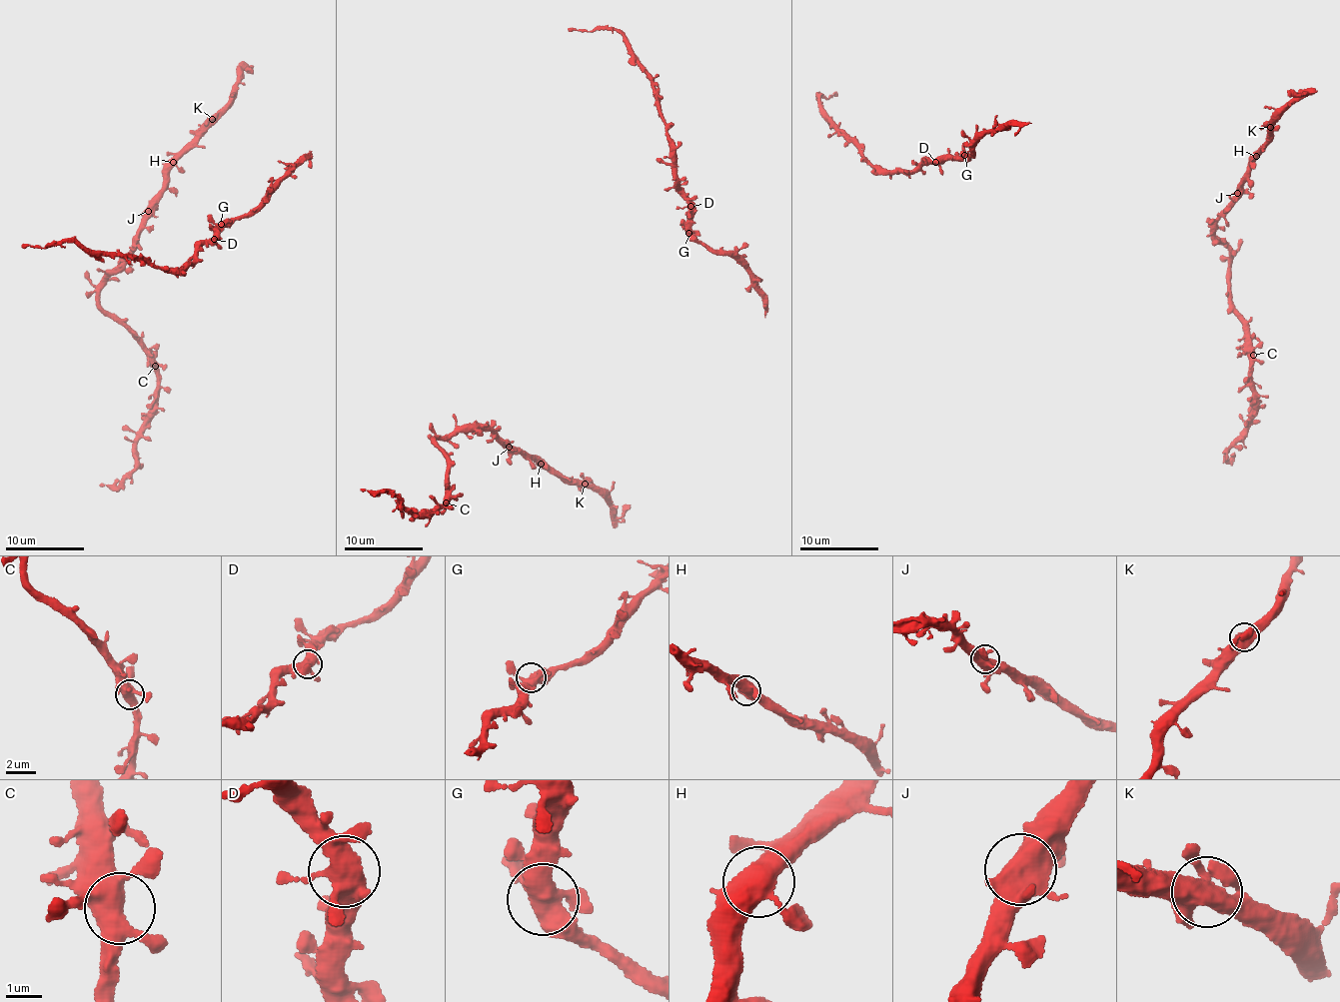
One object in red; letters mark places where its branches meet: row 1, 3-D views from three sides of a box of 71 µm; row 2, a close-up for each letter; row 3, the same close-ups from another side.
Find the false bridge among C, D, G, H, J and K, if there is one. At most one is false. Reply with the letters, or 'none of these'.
none of these

